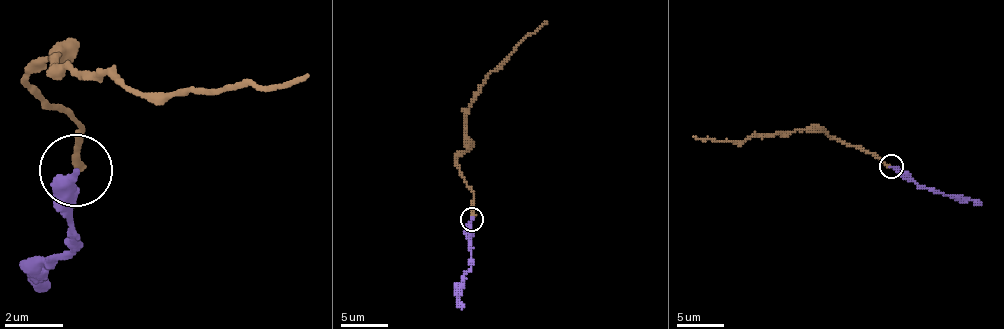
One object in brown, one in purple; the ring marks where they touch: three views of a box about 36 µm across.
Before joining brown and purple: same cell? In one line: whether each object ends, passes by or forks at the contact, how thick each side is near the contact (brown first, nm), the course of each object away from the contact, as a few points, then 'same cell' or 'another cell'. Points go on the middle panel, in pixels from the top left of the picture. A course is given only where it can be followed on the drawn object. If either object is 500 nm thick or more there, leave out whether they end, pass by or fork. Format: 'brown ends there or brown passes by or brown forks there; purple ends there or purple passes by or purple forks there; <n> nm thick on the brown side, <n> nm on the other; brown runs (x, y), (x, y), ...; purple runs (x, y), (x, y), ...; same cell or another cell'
brown ends there; purple ends there; 240 nm thick on the brown side, 260 nm on the other; brown runs (471, 217), (473, 193), (457, 160), (466, 149), (466, 108), (483, 80), (547, 21); purple runs (471, 219), (471, 267), (459, 295), (462, 309); same cell

